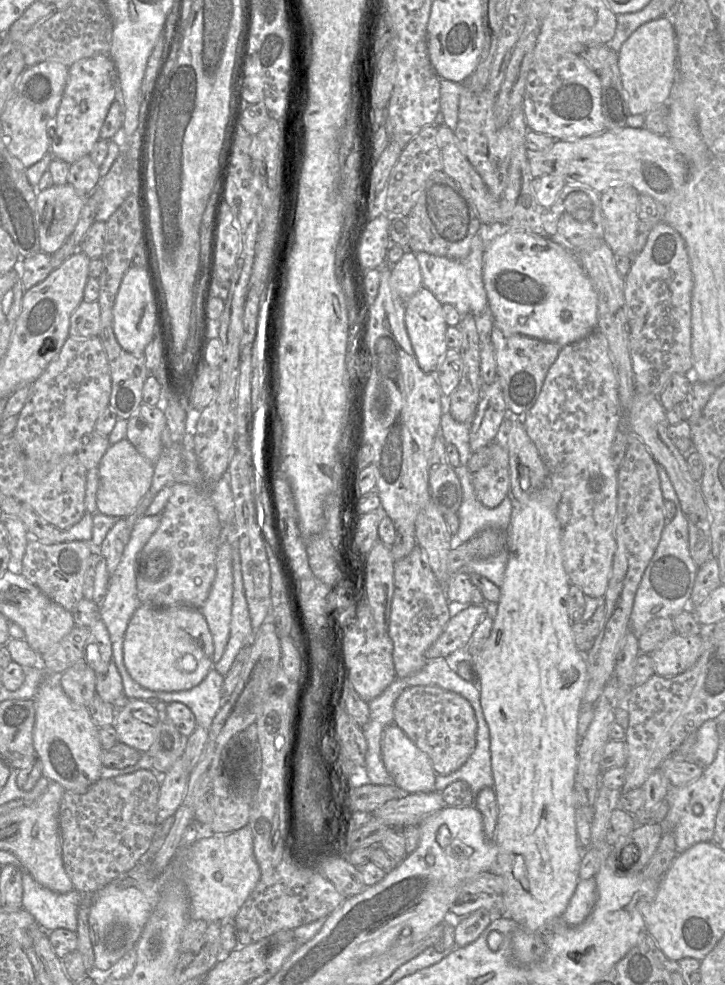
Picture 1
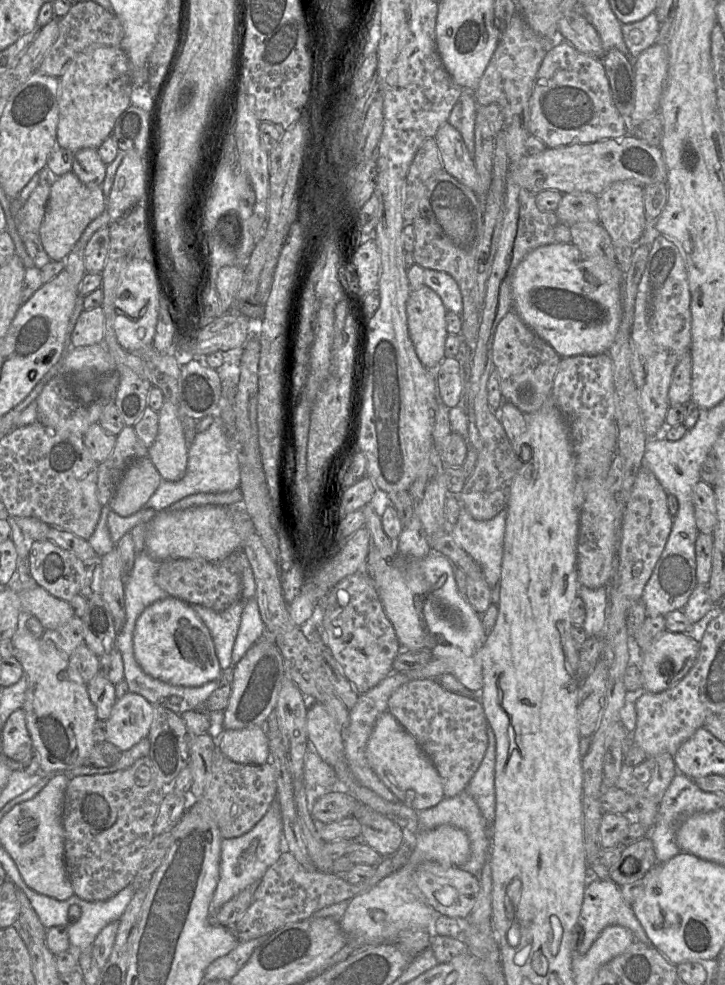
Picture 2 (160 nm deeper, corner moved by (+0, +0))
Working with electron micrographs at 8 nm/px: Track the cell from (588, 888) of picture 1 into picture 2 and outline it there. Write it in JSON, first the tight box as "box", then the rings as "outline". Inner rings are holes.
{"box":[575,878,652,954],"outline":[[[590,878],[585,887],[582,907],[578,918],[578,926],[582,928],[583,937],[576,948],[575,954],[586,954],[602,930],[609,925],[625,927],[632,932],[636,941],[652,946],[650,939],[636,918],[631,905],[623,900],[620,887],[610,879]]]}

